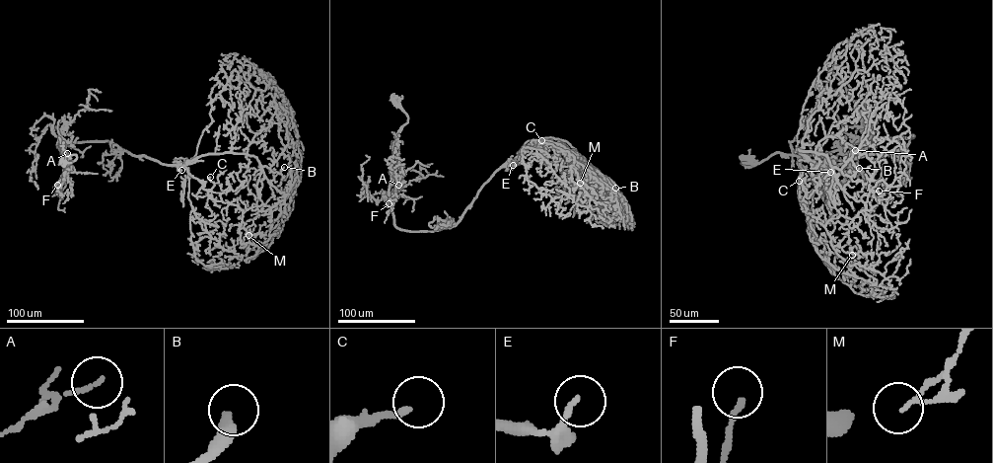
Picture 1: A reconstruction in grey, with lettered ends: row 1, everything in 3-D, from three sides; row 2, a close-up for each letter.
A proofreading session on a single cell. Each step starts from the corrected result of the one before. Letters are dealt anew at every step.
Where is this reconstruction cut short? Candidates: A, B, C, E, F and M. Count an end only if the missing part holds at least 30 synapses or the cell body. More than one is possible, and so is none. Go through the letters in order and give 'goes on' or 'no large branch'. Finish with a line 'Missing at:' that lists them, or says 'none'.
A: no large branch
B: goes on
C: no large branch
E: no large branch
F: no large branch
M: no large branch
Missing at: B

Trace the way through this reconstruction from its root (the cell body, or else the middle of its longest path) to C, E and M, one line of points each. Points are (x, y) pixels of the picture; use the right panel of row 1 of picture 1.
C: (748, 161), (828, 154), (868, 137), (914, 136), (894, 152), (823, 165), (799, 184), (800, 198), (799, 181)
E: (748, 161), (761, 163), (777, 153), (828, 154), (868, 137), (914, 136), (894, 152), (823, 168), (830, 172)
M: (748, 161), (914, 136), (898, 151), (823, 165), (799, 184), (802, 209), (852, 255)

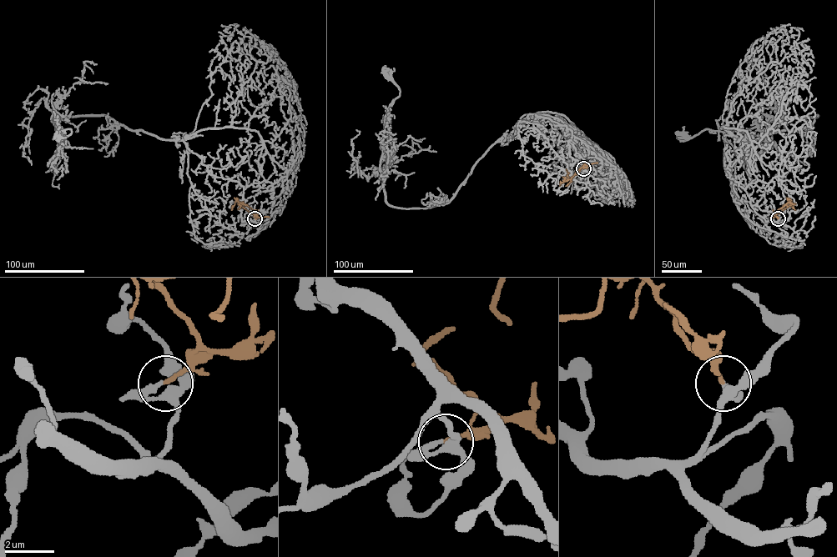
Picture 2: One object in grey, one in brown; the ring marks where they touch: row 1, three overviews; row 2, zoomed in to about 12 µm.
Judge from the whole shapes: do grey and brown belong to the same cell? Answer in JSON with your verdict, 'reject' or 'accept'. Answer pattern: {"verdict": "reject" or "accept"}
{"verdict": "reject"}

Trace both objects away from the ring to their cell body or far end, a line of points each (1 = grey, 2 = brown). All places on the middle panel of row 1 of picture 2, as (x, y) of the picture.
1: (583, 168), (570, 156), (569, 128), (525, 114), (447, 203), (392, 207), (380, 159), (400, 89), (385, 73)
2: (583, 168), (582, 166), (560, 186)

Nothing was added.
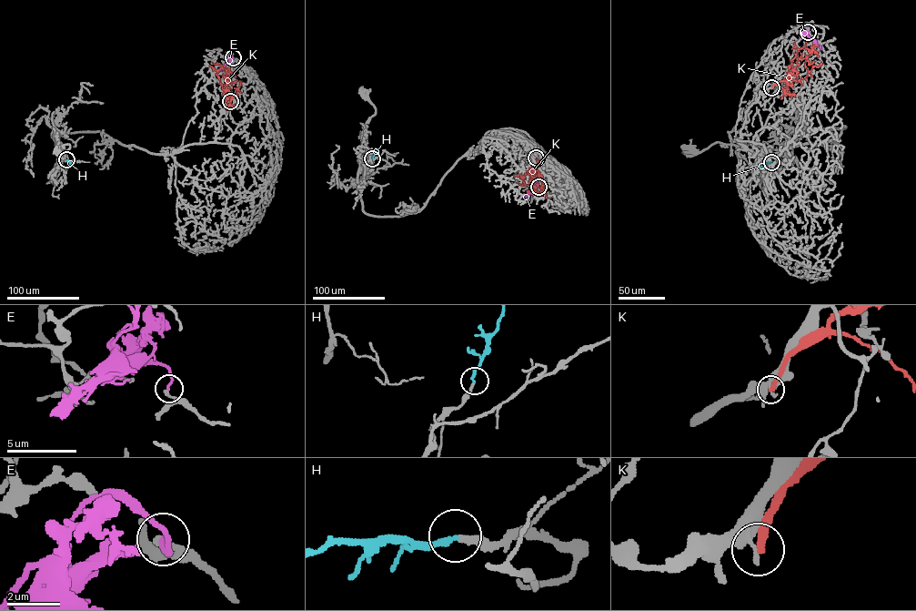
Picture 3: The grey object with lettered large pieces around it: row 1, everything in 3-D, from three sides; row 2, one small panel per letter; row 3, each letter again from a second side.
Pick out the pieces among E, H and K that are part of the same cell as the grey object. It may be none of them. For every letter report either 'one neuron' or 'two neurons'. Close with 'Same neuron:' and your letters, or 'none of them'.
E: two neurons
H: one neuron
K: two neurons
Same neuron: H

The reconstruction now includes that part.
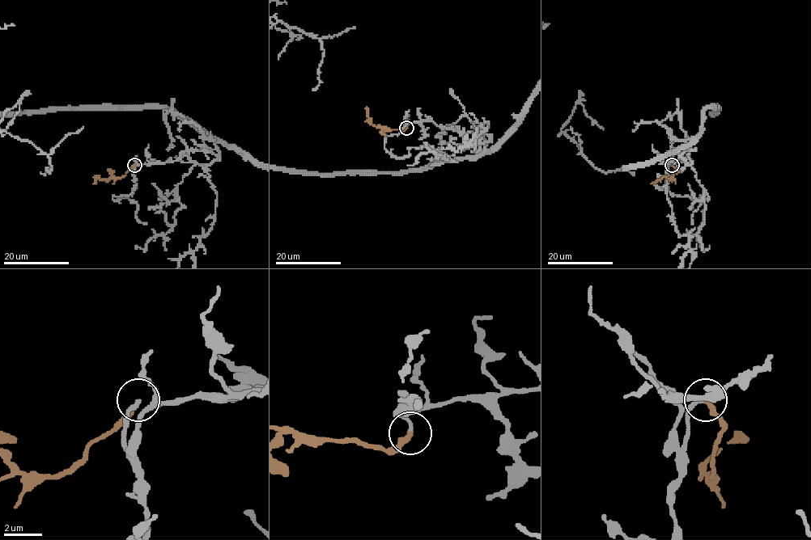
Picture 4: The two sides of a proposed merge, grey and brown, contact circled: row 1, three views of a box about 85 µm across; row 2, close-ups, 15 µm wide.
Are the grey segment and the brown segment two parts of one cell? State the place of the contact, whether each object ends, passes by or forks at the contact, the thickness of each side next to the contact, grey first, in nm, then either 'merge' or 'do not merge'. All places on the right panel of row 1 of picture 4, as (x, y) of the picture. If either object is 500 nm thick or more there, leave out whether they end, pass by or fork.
at (672, 165); grey ends there; brown ends there; 190 nm thick on the grey side, 240 nm on the other; merge

